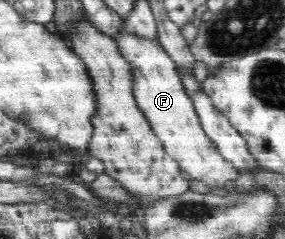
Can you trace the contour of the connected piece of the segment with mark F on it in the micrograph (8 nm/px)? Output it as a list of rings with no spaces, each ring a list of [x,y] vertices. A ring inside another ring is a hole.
[[[126,27],[112,38],[122,57],[130,64],[135,102],[146,116],[166,153],[192,178],[200,180],[207,186],[223,187],[228,181],[235,180],[240,171],[220,155],[213,141],[205,134],[192,99],[184,92],[176,62],[168,52],[154,40],[130,34]]]

